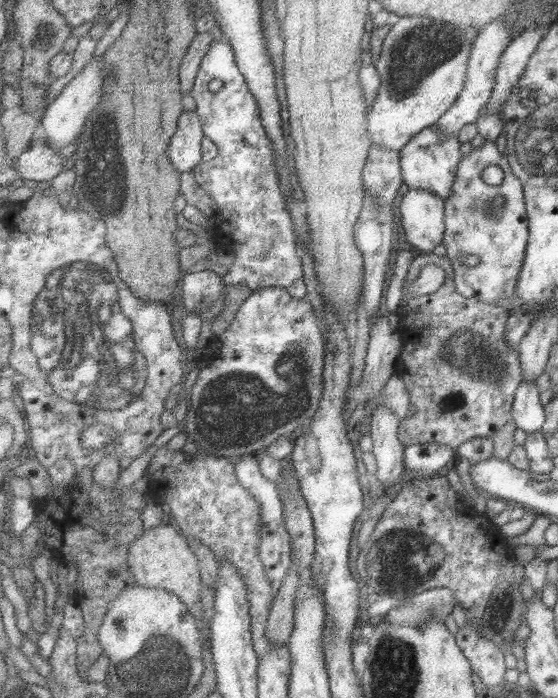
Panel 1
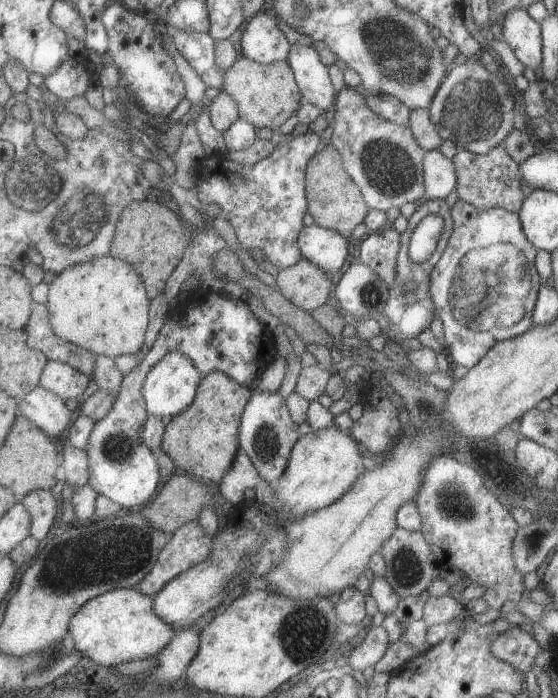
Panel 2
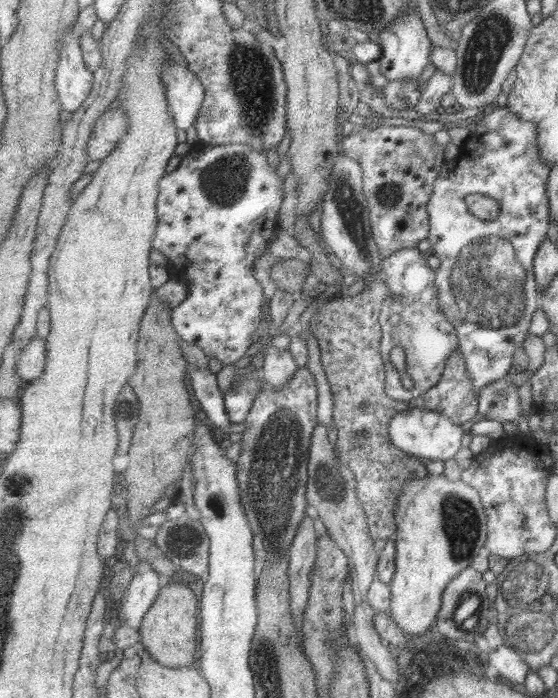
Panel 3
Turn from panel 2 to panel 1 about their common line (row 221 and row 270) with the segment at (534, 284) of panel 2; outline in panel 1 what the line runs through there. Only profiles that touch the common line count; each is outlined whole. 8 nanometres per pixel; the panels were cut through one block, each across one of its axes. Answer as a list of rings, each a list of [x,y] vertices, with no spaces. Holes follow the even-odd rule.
[[[485,140],[481,148],[461,158],[451,198],[446,201],[445,224],[443,242],[447,247],[446,256],[452,260],[455,270],[456,288],[470,299],[489,304],[512,298],[527,250],[528,217],[525,216],[521,181],[509,168],[508,157],[501,155],[493,142]],[[489,164],[499,166],[503,172],[499,185],[489,185],[483,180],[483,172]],[[497,195],[503,197],[504,205],[493,212],[490,206],[494,207],[492,199]],[[465,254],[480,256],[481,262],[469,266],[461,259]]]

